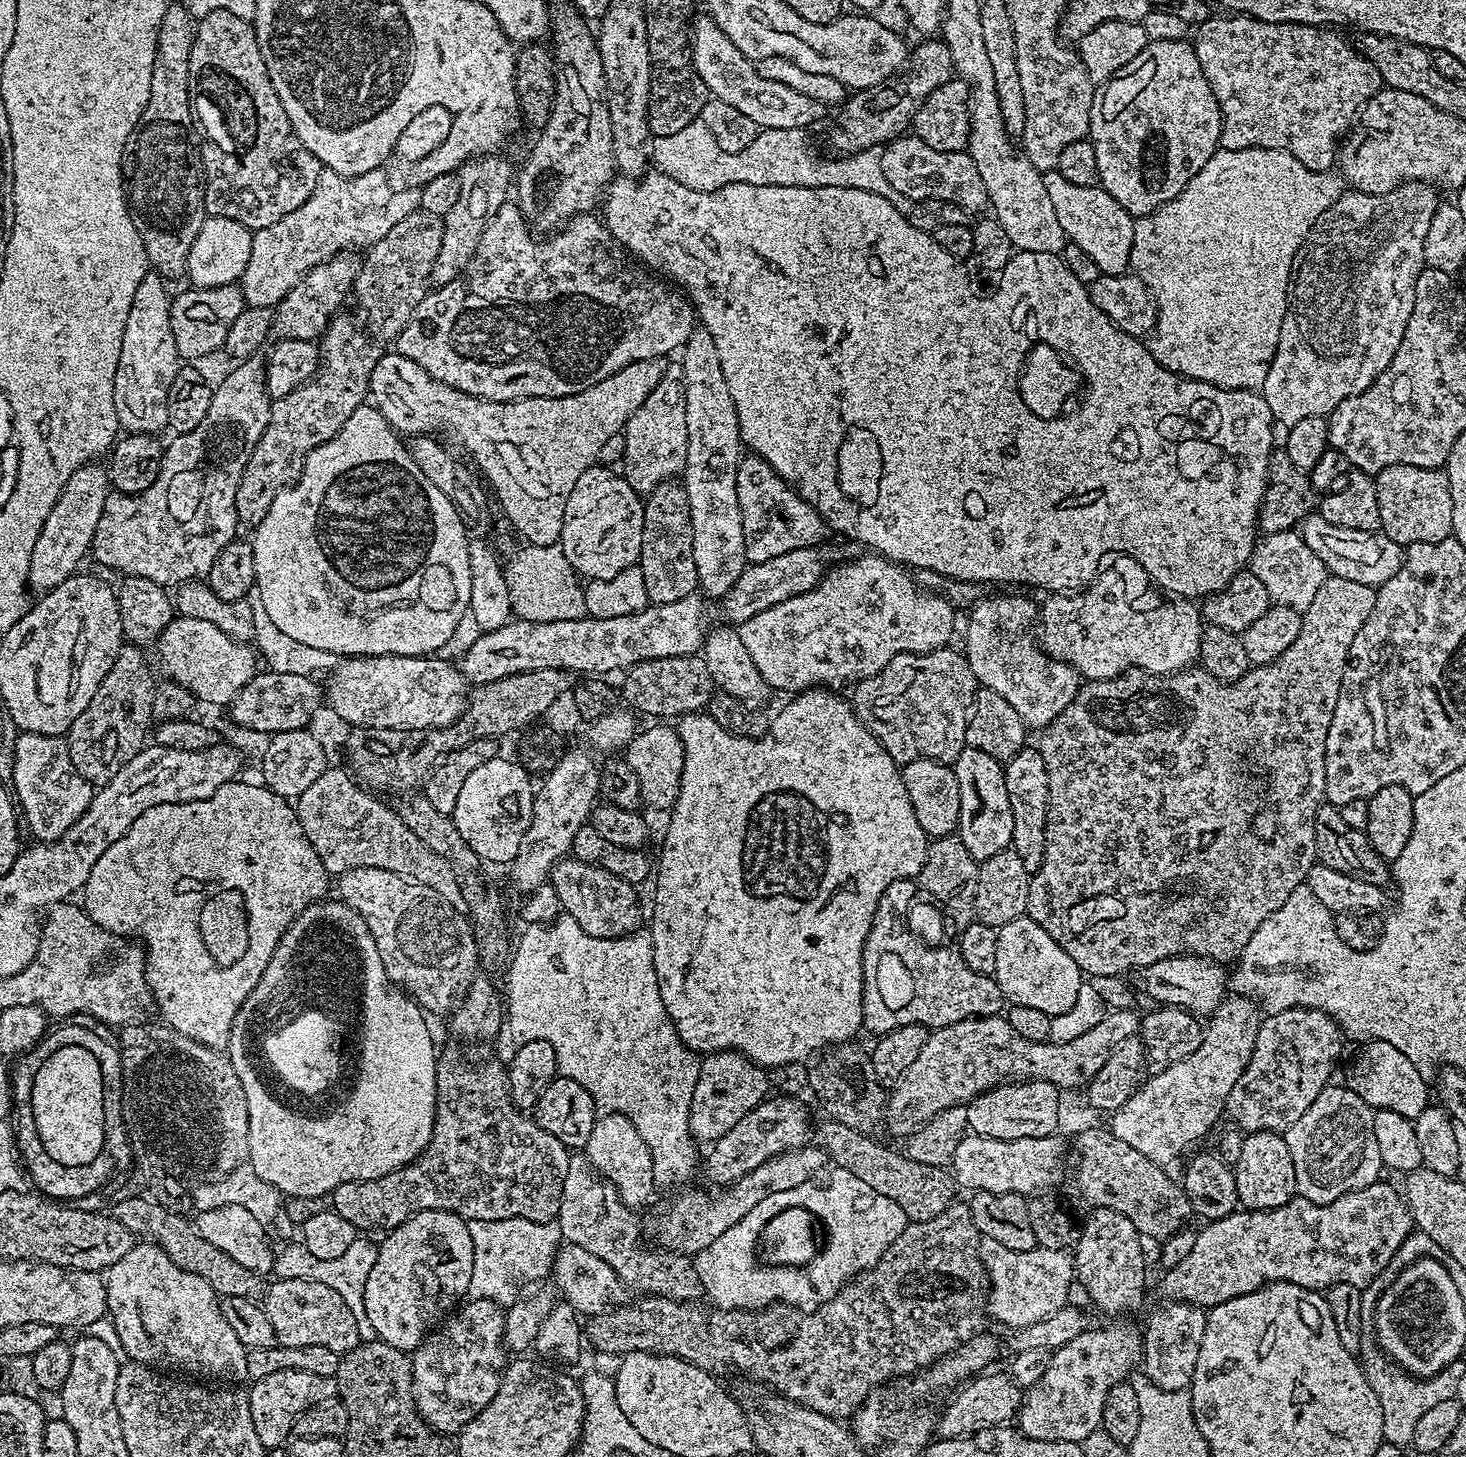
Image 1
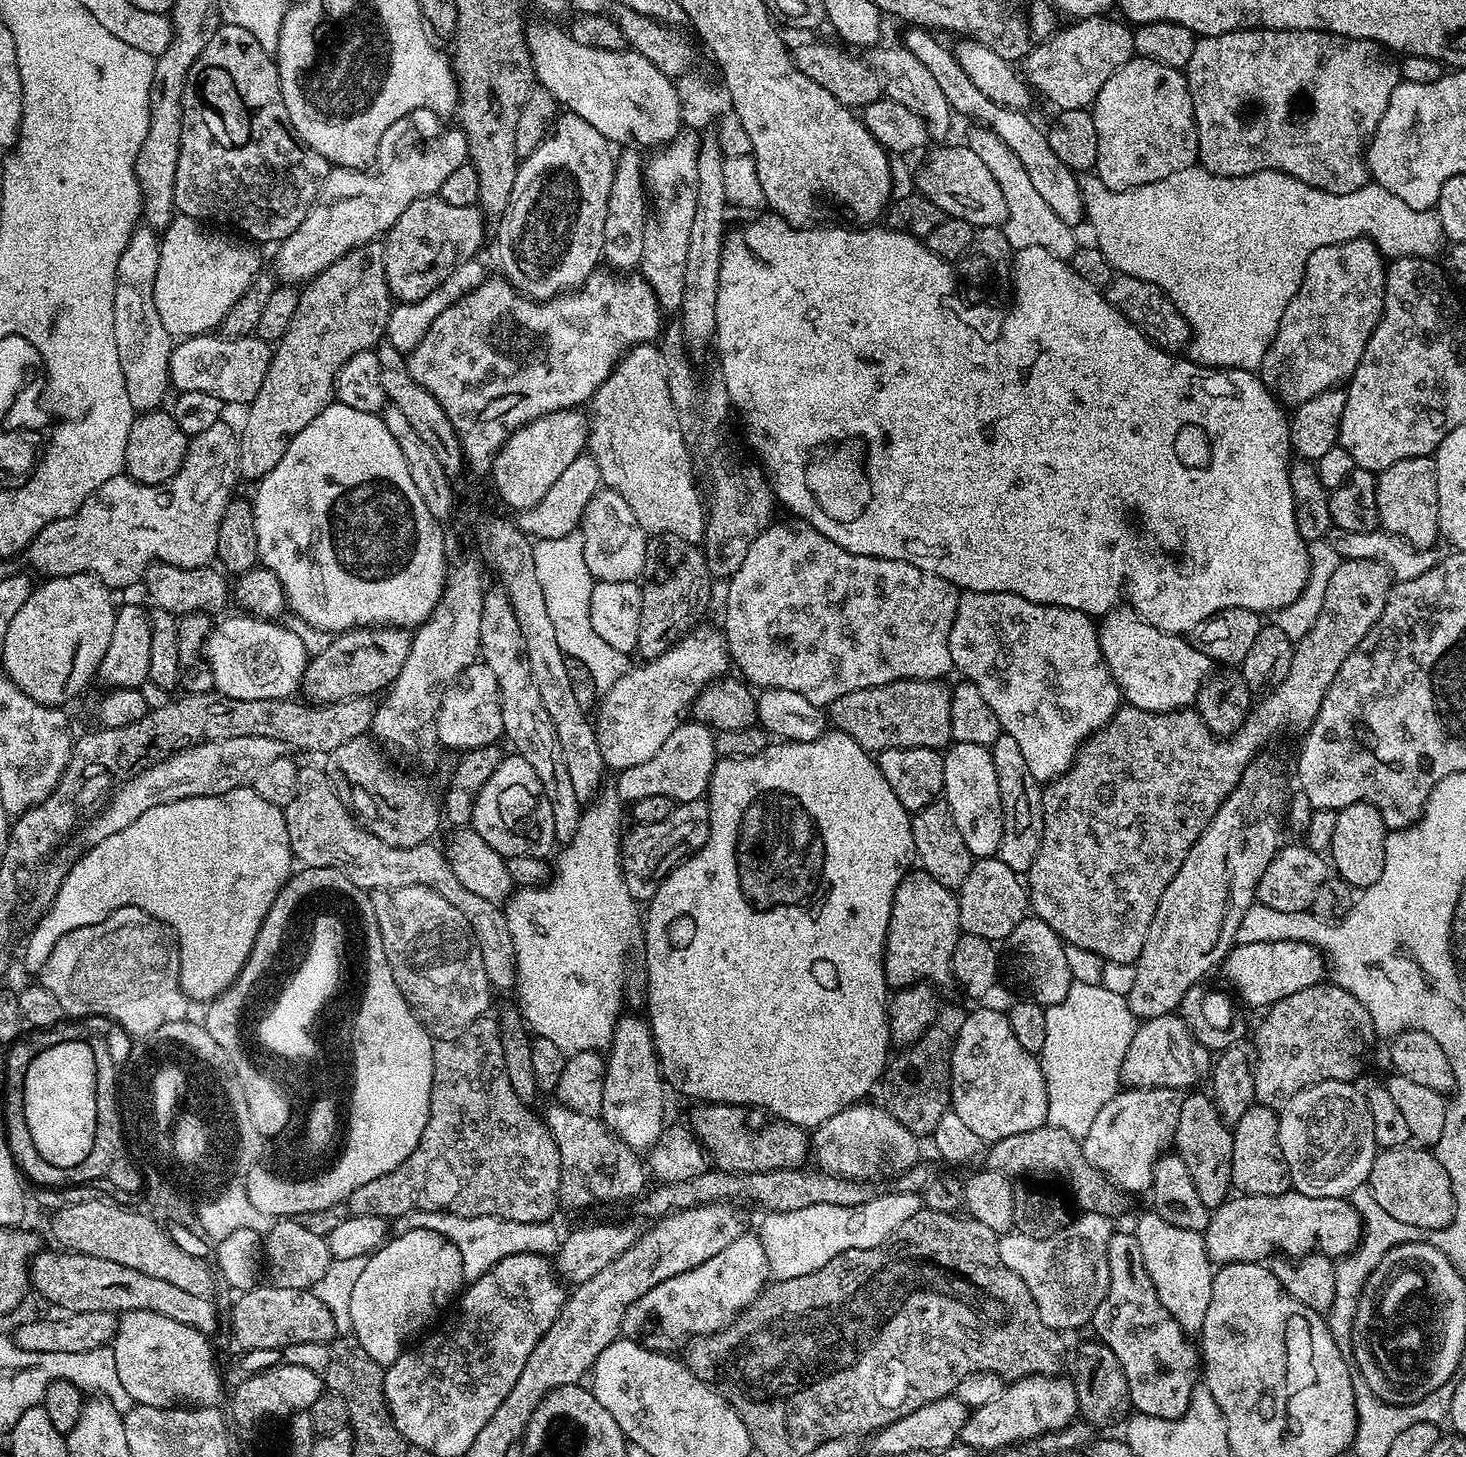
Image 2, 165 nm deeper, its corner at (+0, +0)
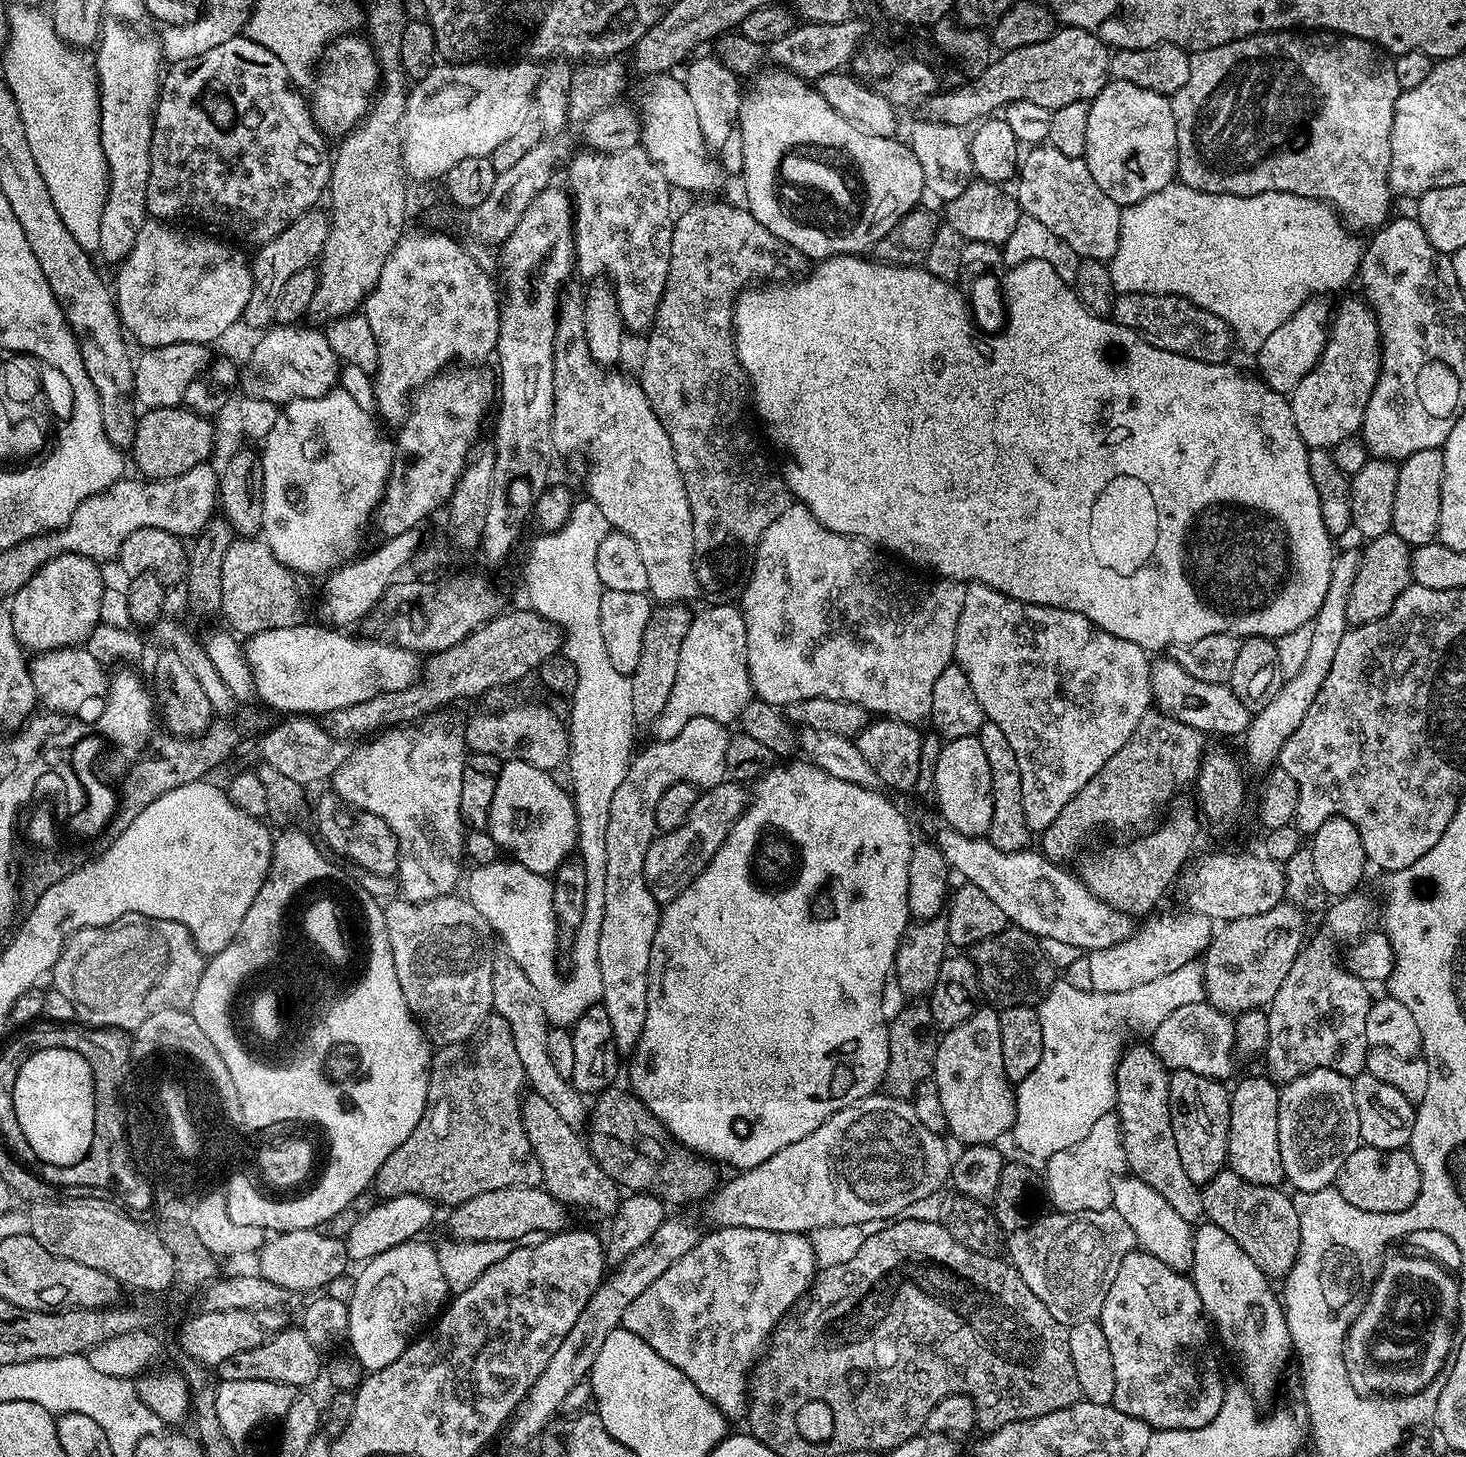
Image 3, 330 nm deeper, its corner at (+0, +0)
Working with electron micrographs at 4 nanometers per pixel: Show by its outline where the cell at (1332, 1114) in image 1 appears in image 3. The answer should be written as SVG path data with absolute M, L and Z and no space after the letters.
M1319 1068L1287 1081L1280 1088L1278 1102L1278 1150L1282 1150L1282 1166L1287 1183L1293 1184L1296 1192L1313 1192L1335 1185L1346 1158L1362 1146L1358 1110L1354 1106L1354 1090L1349 1077L1334 1070Z

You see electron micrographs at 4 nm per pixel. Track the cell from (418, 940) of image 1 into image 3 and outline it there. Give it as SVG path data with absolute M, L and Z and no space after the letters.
M460 894L439 896L421 904L413 904L411 900L403 898L392 898L383 905L383 909L386 934L390 938L390 950L394 954L394 970L398 970L398 986L402 986L402 998L406 998L408 1010L412 1013L412 1019L423 1028L424 1035L436 1046L463 1042L466 1038L470 1038L470 1034L474 1034L477 1026L488 1017L489 1012L493 1011L494 978L492 975L494 974L494 966L492 961L494 959L494 951L492 952L492 940L494 944L494 933L492 927L486 922L486 918L482 918L482 914L478 914L478 910L474 910L472 903Z

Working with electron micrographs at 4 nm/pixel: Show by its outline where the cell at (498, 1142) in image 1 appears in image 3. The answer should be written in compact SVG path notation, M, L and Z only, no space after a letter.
M493 1010L470 1038L445 1044L433 1051L432 1067L428 1069L428 1104L410 1138L406 1138L406 1142L382 1162L374 1181L375 1195L398 1198L402 1194L414 1194L437 1205L455 1206L470 1198L478 1198L478 1194L486 1194L486 1190L537 1187L543 1178L542 1166L523 1130L520 1106L525 1092L526 1081L518 1050L514 1047L514 1034L510 1034L506 1018Z

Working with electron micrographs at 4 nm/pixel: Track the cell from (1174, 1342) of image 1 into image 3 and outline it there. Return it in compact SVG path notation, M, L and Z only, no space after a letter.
M1134 1175L1117 1176L1112 1181L1111 1208L1122 1214L1122 1218L1126 1218L1130 1230L1134 1230L1137 1245L1143 1251L1154 1254L1154 1258L1162 1258L1162 1262L1166 1262L1166 1266L1170 1266L1175 1272L1191 1273L1194 1262L1193 1225L1186 1218L1180 1217L1170 1206L1170 1202L1166 1202L1166 1198L1158 1194L1158 1190L1146 1186L1146 1182Z

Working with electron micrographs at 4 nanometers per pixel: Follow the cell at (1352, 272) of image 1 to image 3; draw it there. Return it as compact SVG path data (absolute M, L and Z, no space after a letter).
M1313 298L1298 306L1298 310L1294 310L1294 314L1290 314L1290 318L1286 318L1286 322L1282 322L1282 326L1278 326L1278 330L1274 330L1274 334L1270 334L1270 338L1266 338L1254 353L1259 379L1274 391L1291 394L1294 386L1298 386L1298 382L1302 382L1318 362L1330 327L1330 308L1328 312L1328 304L1324 300L1327 299Z

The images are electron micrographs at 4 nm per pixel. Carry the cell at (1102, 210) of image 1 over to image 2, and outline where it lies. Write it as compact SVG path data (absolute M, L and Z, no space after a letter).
M915 26L909 27L907 31L908 33L902 40L902 47L910 50L910 54L914 54L914 58L918 58L918 62L922 62L922 66L926 66L926 70L930 70L930 75L938 82L942 94L946 94L946 102L951 106L953 113L957 117L969 116L970 119L976 120L972 122L998 134L1001 142L1010 146L1010 150L1014 150L1014 154L1018 154L1022 167L1025 168L1026 174L1030 178L1030 183L1036 187L1038 194L1042 194L1046 206L1050 206L1050 210L1054 210L1054 214L1058 214L1058 218L1062 218L1062 222L1073 226L1079 225L1079 220L1083 221L1086 216L1084 193L1080 190L1080 180L1077 173L1070 171L1060 161L1058 154L1054 154L1054 150L1050 150L1047 131L1043 127L1039 128L1028 117L1027 111L1018 108L1003 108L990 102L990 98L986 98L986 94L982 94L982 90L978 90L978 86L974 86L974 82L970 82L970 78L966 78L966 70L962 70L955 51L949 45L947 48L939 40L940 36L935 31Z

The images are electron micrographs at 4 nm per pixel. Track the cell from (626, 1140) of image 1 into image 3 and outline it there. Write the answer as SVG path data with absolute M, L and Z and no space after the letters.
M690 718L686 726L674 738L669 740L653 739L644 749L637 751L632 763L626 770L626 778L622 778L622 786L614 790L614 798L610 798L610 823L606 826L606 894L604 895L604 913L602 914L602 930L598 938L598 966L602 970L602 986L604 999L602 1007L610 1014L610 1026L614 1029L612 1041L617 1053L630 1054L638 1046L638 1038L642 1038L642 1030L646 1022L646 1006L648 1005L648 967L650 966L650 950L654 946L654 934L658 930L662 906L650 894L644 877L644 859L646 850L650 850L652 841L658 835L654 810L658 806L658 798L670 790L678 782L696 785L697 789L715 788L725 783L727 764L726 748L730 732L725 725L714 722L710 718Z

